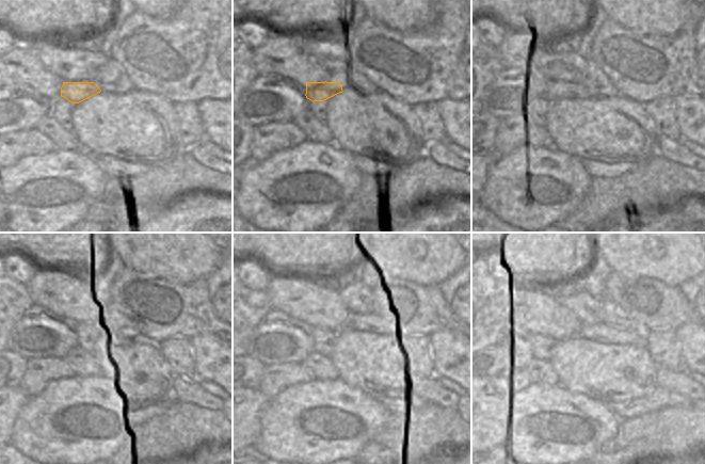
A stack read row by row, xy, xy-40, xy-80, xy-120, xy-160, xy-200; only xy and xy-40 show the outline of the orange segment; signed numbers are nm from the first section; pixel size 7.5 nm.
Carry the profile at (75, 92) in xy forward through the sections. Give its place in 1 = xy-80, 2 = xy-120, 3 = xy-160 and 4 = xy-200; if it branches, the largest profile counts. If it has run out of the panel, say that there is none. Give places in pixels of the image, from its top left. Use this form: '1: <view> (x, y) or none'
1: xy-80 (556, 91)
2: xy-120 (117, 323)
3: xy-160 (364, 325)
4: xy-200 (601, 332)

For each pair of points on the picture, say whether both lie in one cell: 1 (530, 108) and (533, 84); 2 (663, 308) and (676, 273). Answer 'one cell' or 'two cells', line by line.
1: one cell
2: two cells

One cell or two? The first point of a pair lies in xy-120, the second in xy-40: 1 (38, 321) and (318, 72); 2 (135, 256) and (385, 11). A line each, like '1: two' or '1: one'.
1: two
2: one

